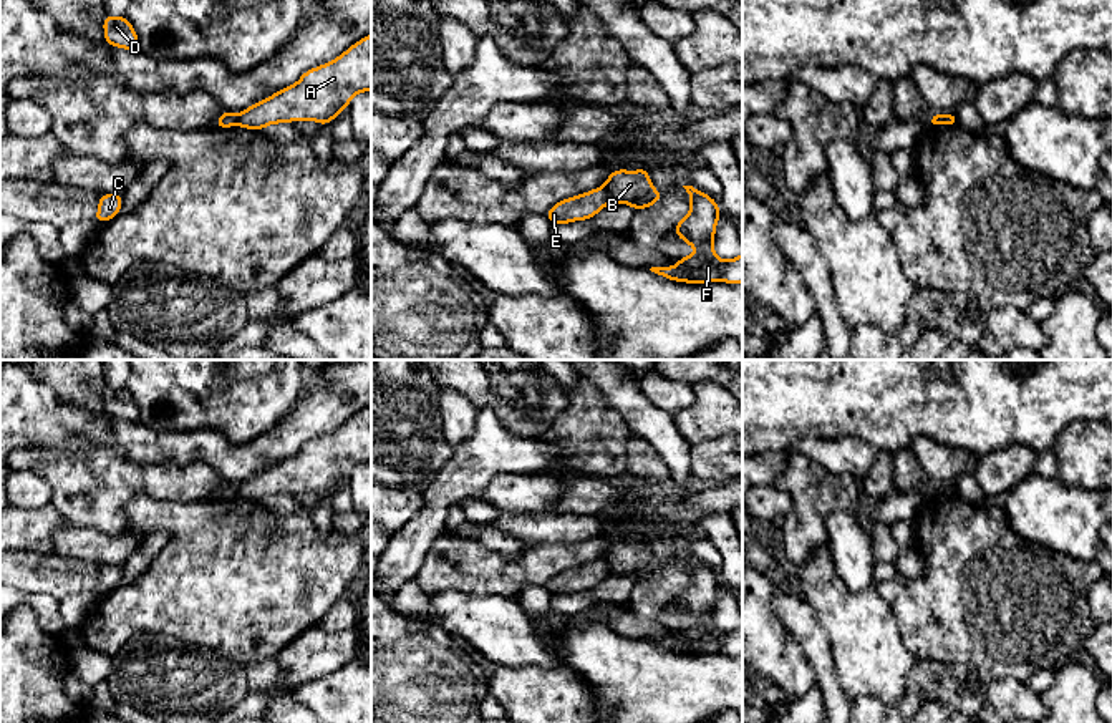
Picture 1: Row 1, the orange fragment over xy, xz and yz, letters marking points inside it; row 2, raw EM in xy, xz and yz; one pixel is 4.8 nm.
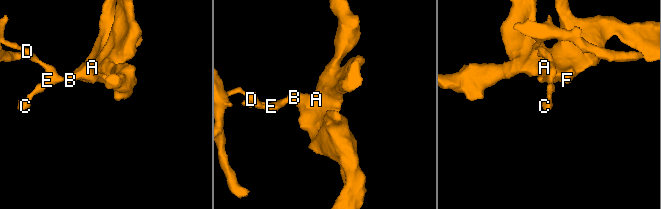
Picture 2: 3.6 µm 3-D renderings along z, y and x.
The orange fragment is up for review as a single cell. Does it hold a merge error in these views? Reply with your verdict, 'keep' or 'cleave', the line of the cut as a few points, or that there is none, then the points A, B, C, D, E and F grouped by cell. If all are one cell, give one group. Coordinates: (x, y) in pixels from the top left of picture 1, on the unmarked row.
cleave | xz (604, 556), (612, 571) | A B F / C D E

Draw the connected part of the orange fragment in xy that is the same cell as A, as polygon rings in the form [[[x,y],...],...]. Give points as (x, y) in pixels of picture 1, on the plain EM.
[[[371,405],[353,415],[338,429],[305,443],[300,451],[237,486],[239,497],[262,502],[268,496],[315,493],[326,497],[363,463],[371,463]]]

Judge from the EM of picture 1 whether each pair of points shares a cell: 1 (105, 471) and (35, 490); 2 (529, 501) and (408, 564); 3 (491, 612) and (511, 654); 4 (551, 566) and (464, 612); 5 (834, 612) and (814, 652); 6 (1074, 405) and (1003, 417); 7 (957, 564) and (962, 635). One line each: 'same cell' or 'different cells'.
1: different cells
2: different cells
3: same cell
4: different cells
5: different cells
6: same cell
7: same cell

